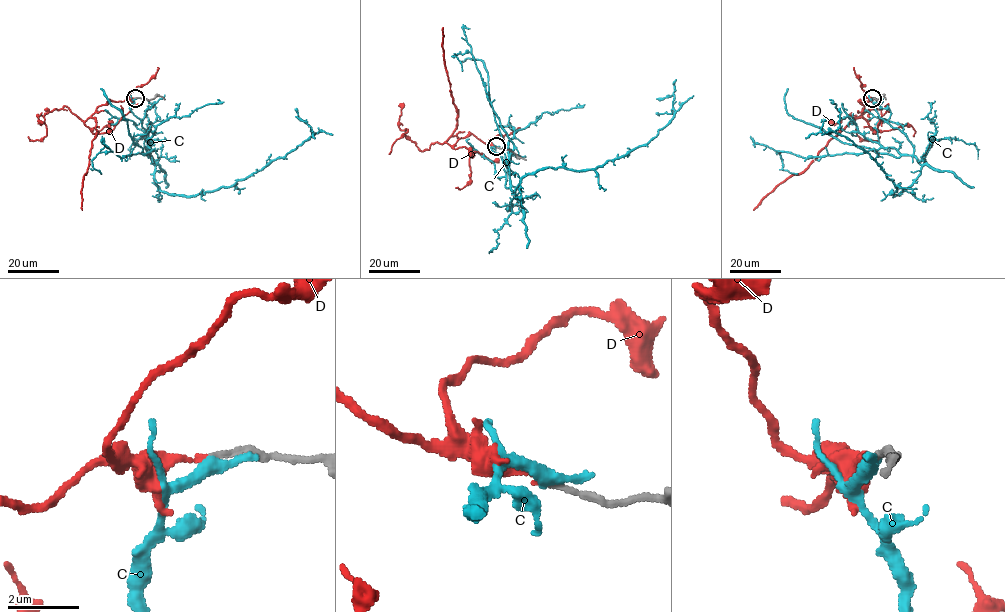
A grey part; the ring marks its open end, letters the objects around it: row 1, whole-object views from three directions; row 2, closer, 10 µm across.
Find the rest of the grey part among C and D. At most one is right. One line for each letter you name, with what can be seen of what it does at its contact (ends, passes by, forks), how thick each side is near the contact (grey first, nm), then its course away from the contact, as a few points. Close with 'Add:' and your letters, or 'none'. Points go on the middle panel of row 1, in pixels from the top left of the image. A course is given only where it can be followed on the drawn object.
D: it ends there; 170 nm thick on the grey side, 140 nm on the other; it runs (496, 147), (473, 134), (460, 138), (452, 135), (457, 111), (444, 60), (443, 27)
Add: D

